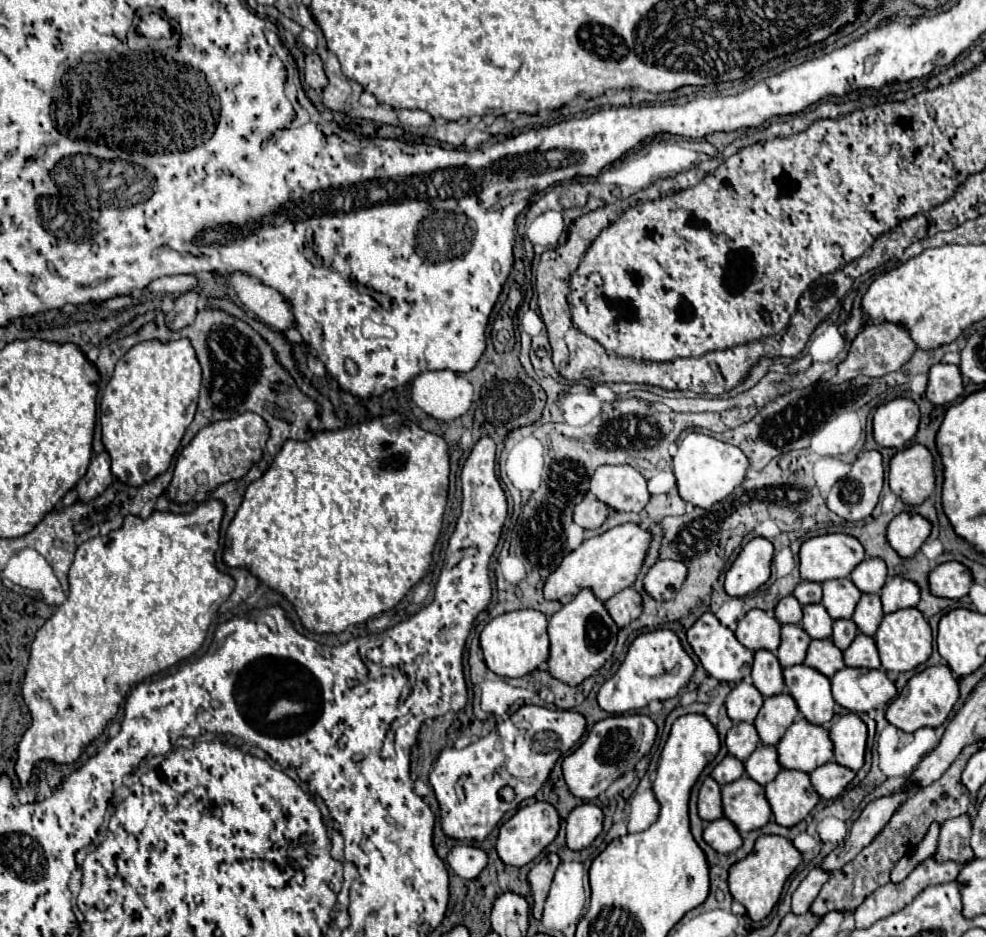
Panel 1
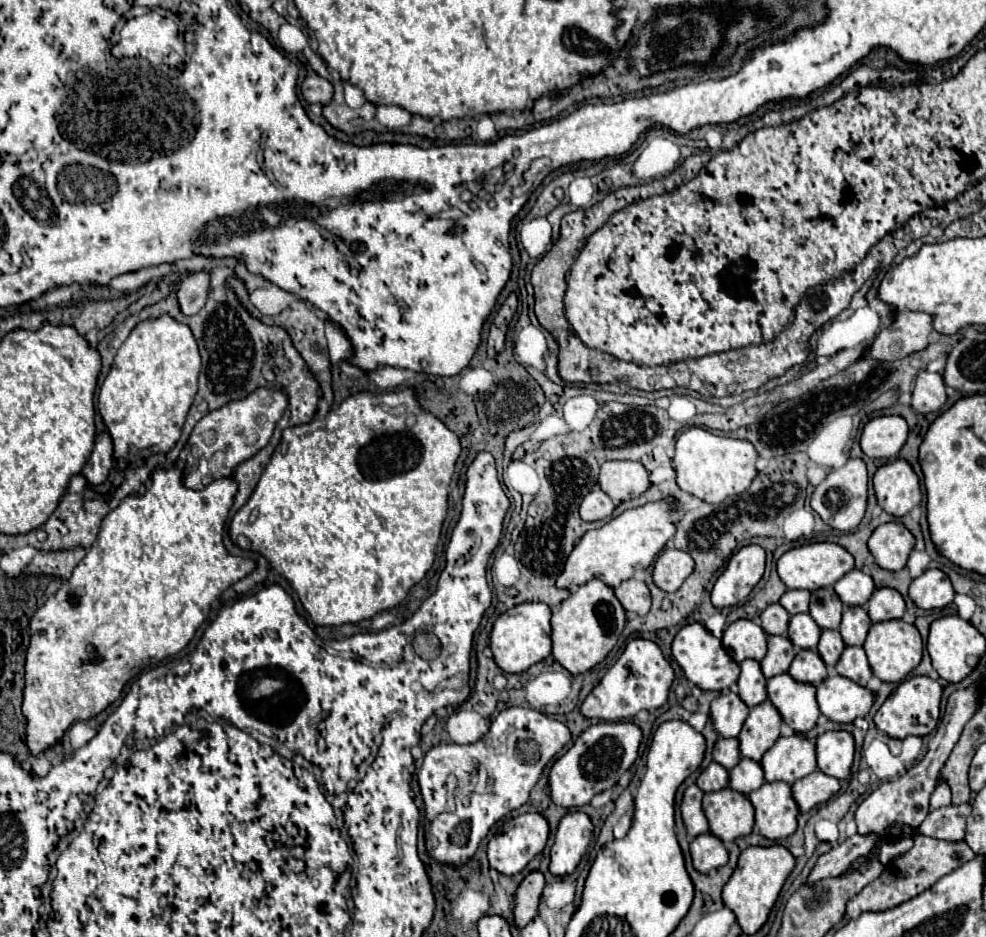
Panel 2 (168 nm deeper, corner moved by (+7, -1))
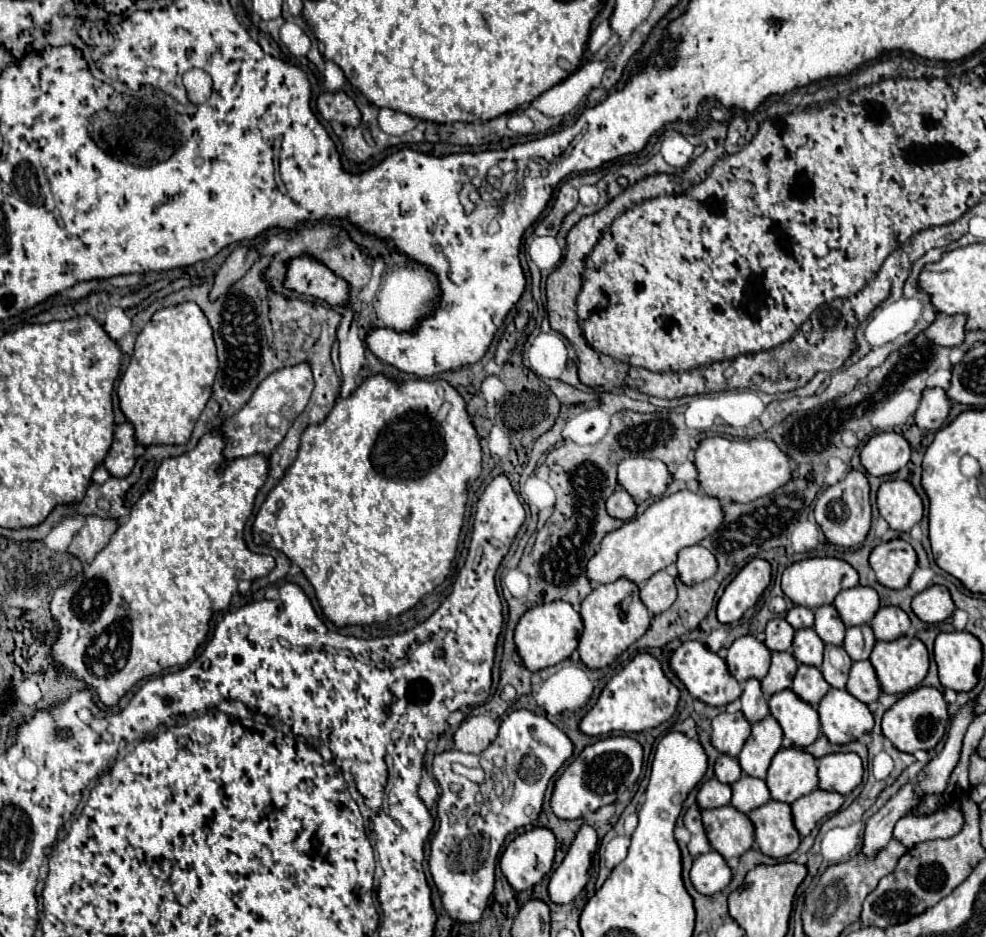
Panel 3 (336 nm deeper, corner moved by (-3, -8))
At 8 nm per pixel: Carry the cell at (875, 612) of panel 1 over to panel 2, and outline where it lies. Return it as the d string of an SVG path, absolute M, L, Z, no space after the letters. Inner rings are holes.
M846 607L840 623L840 635L844 645L856 645L856 647L864 645L870 625L872 621L864 607Z

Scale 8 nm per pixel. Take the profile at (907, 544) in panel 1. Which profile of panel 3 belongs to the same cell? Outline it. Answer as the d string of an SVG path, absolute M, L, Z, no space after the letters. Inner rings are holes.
M894 538L872 550L870 566L880 584L898 590L908 584L912 572L916 570L916 552L906 540Z

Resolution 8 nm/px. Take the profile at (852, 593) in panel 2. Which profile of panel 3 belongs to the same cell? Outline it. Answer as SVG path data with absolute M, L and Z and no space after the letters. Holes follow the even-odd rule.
M854 586L842 590L834 598L834 606L846 626L860 626L874 618L876 610L880 608L880 598L870 586Z

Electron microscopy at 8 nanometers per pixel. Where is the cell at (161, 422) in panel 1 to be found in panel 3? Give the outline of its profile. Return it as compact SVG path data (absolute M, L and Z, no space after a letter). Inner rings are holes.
M194 302L158 310L138 334L132 360L124 376L120 378L120 384L116 390L120 410L126 416L126 420L134 426L136 442L140 446L156 446L156 444L182 446L186 444L190 440L190 434L194 430L198 416L202 414L212 394L212 382L214 382L216 370L218 370L218 360L216 360L216 346L212 340L212 328L206 316L202 314L202 310Z

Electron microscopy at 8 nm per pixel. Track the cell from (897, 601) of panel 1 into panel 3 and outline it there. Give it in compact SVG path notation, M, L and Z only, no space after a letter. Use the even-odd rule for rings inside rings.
M884 606L870 622L878 640L896 640L910 628L910 618L898 606Z

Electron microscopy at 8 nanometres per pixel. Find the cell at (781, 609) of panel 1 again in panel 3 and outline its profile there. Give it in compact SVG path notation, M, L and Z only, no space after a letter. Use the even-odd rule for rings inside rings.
M774 618L774 620L768 622L764 644L770 650L776 650L776 652L790 650L792 640L794 640L794 628L786 622L786 618Z

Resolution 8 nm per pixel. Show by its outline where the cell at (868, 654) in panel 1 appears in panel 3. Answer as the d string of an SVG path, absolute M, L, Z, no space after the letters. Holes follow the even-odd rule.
M870 660L864 662L854 662L852 670L850 670L850 678L846 684L846 690L858 698L864 704L870 704L872 700L876 700L880 696L880 684L876 678L876 670L870 664Z

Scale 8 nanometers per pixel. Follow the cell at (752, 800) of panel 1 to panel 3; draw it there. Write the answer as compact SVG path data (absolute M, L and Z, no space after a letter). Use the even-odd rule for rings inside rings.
M732 804L704 810L702 822L712 848L726 860L742 856L754 846L752 820L748 818L748 814L736 810Z

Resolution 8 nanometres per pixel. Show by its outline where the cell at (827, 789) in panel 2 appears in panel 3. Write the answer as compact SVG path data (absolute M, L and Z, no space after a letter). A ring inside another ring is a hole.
M816 788L814 792L800 796L796 802L792 802L792 816L794 826L798 828L800 836L808 836L822 818L828 814L834 814L844 804L844 796L828 790Z

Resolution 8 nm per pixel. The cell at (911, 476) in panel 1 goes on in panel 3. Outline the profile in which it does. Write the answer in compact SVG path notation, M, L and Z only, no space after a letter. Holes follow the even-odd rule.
M886 480L878 488L878 510L890 528L910 532L922 520L924 504L908 480Z

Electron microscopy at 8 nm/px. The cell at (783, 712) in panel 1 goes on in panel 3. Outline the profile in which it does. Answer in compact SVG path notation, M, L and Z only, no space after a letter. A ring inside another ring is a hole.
M768 714L764 720L752 724L752 734L746 740L742 752L738 754L738 762L748 776L766 778L768 766L774 754L782 748L782 730L776 718Z

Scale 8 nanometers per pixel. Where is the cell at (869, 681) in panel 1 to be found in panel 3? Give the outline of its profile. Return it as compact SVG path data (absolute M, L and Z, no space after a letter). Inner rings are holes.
M832 688L818 704L818 714L822 722L822 732L832 744L846 744L870 732L874 726L874 716L870 708L852 698L848 690Z

